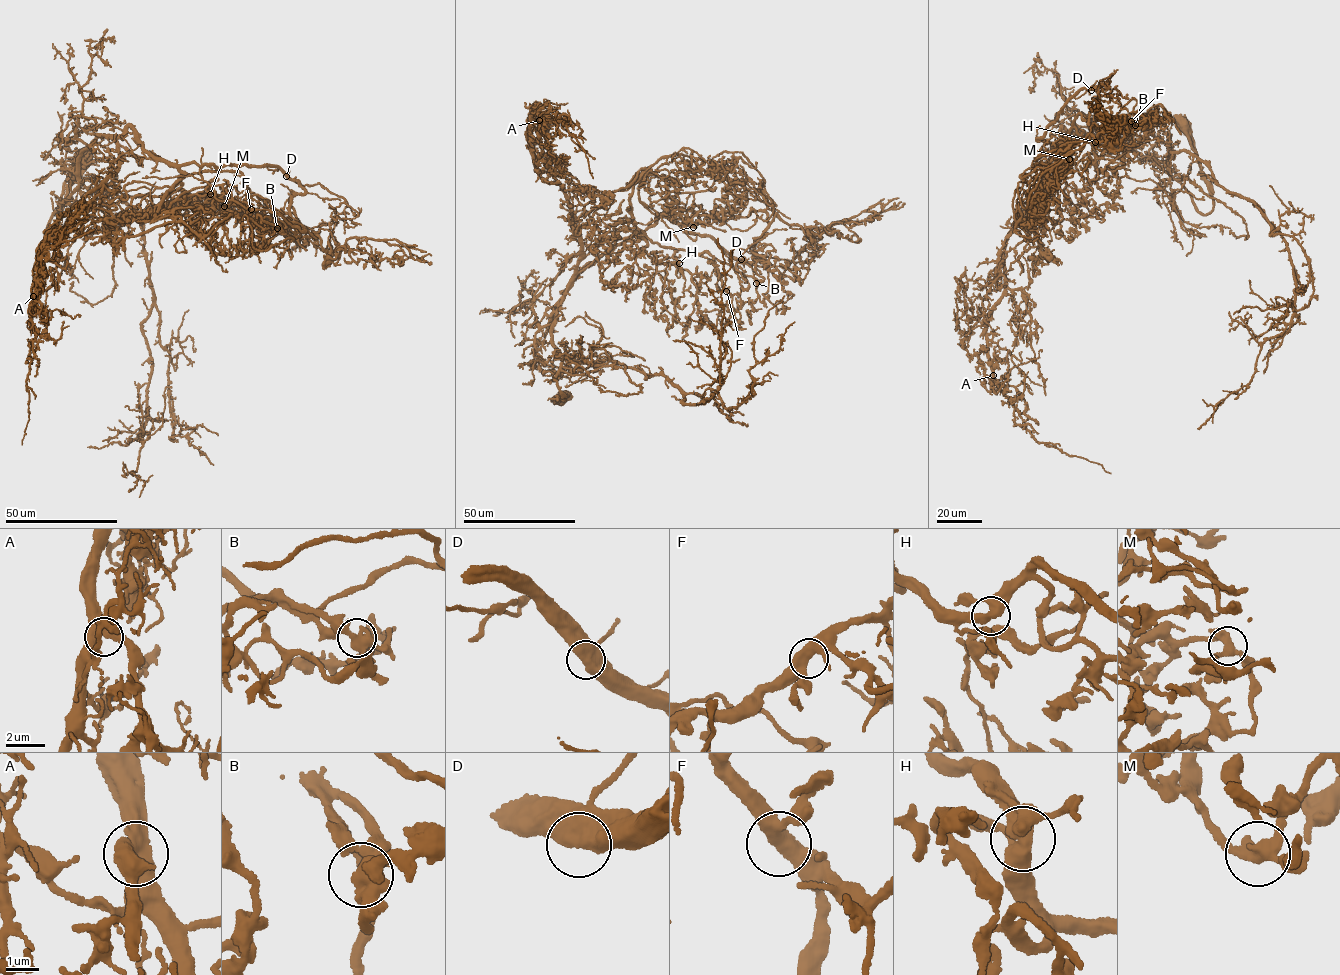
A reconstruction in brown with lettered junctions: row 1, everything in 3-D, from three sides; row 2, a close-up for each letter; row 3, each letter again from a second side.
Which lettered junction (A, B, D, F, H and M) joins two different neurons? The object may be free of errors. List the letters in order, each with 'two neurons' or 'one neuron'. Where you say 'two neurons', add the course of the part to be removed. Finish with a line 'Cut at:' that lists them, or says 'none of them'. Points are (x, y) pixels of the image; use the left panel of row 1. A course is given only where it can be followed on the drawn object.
A: one neuron
B: one neuron
D: one neuron
F: one neuron
H: one neuron
M: one neuron
Cut at: none of them

